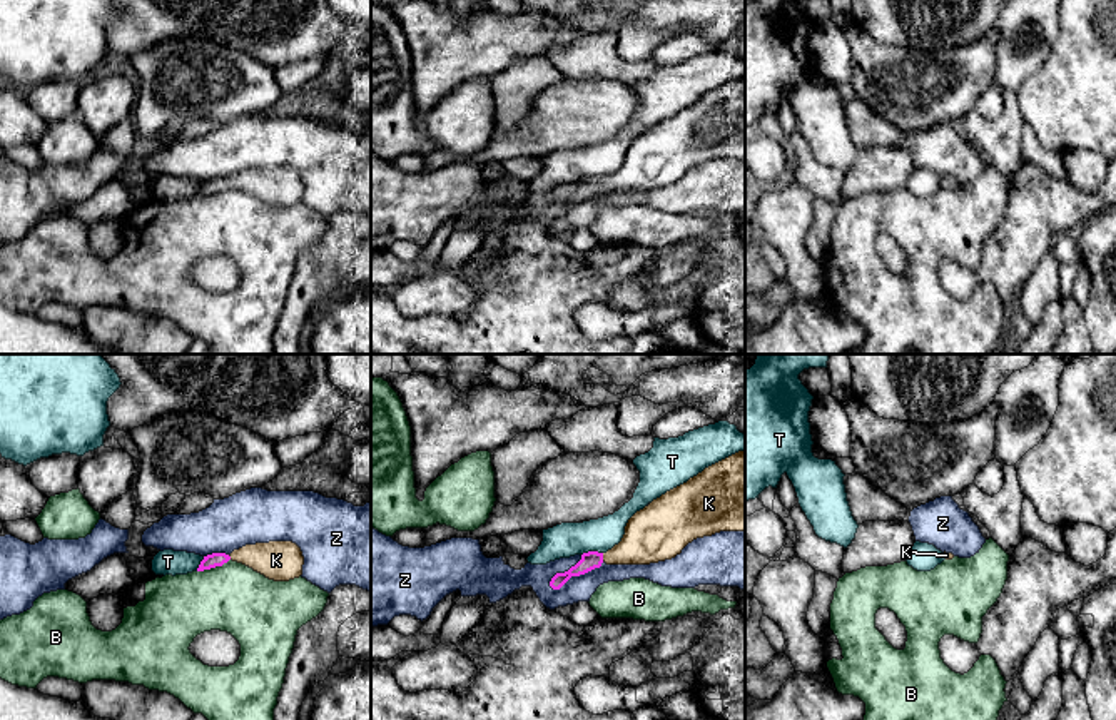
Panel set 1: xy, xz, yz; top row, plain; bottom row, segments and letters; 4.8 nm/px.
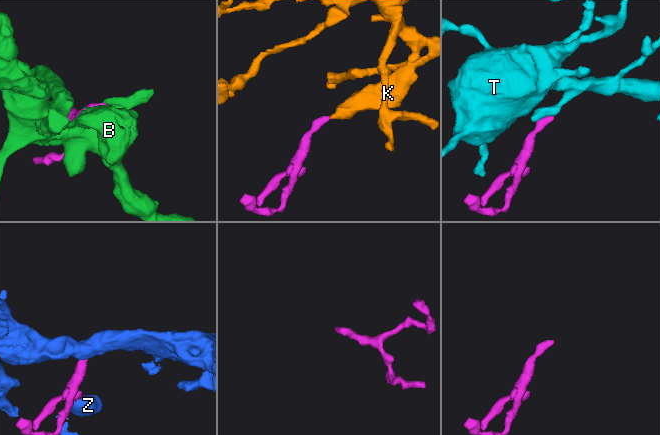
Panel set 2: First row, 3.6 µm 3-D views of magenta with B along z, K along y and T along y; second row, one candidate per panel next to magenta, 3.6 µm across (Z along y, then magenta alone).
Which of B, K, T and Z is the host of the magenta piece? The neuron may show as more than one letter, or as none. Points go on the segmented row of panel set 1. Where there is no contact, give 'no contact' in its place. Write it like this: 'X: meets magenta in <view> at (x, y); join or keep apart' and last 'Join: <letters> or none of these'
B: meets magenta in xy at (213, 567); keep apart
K: meets magenta in xz at (602, 557); join
T: meets magenta in xz at (592, 552); keep apart
Z: meets magenta in xz at (575, 575); keep apart
Join: K

